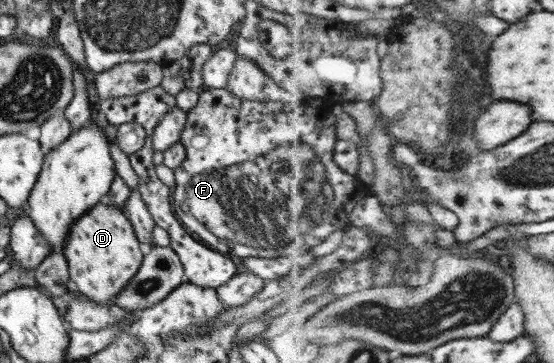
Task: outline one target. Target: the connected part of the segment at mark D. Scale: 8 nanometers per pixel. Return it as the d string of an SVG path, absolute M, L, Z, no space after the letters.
M99 203L71 225L62 255L72 288L96 304L105 304L137 273L143 252L124 213L111 204Z

